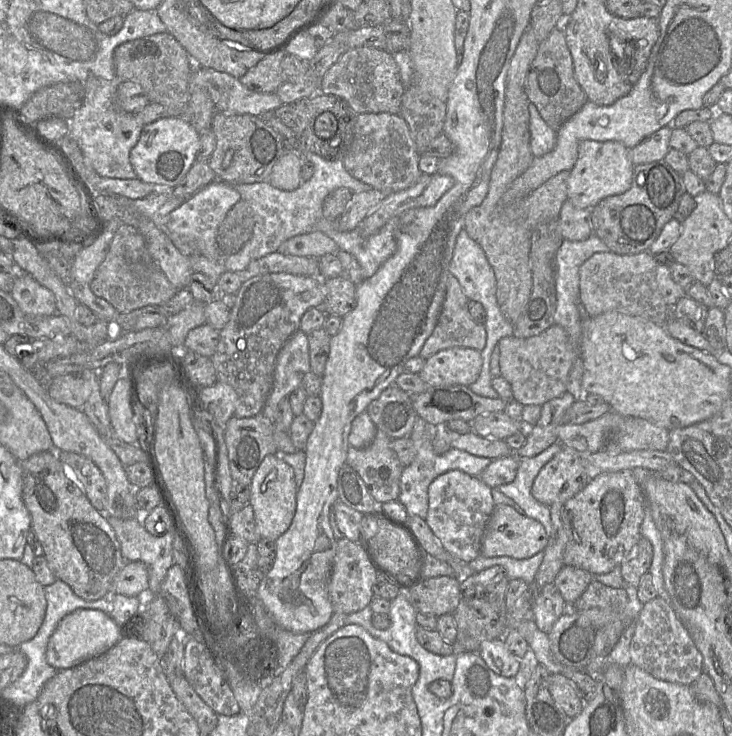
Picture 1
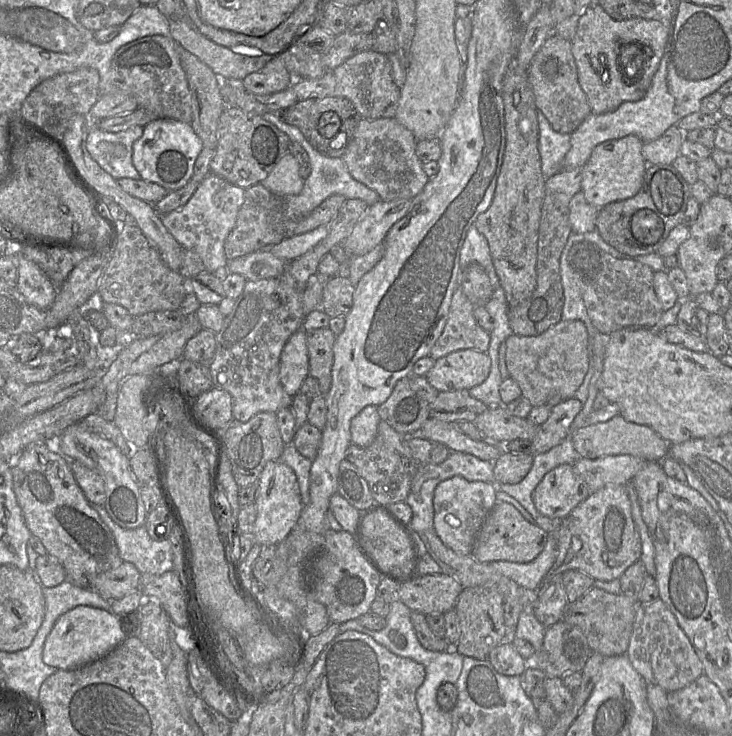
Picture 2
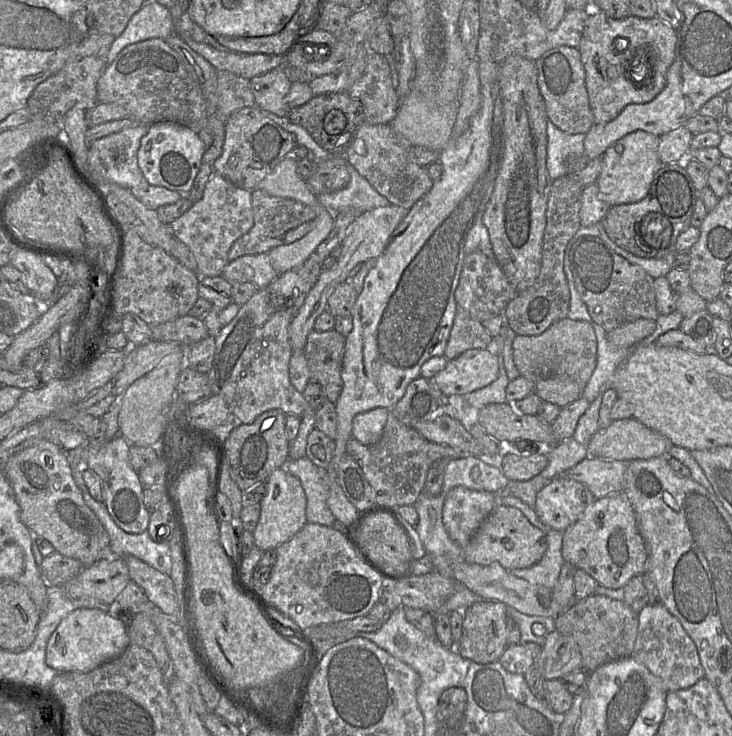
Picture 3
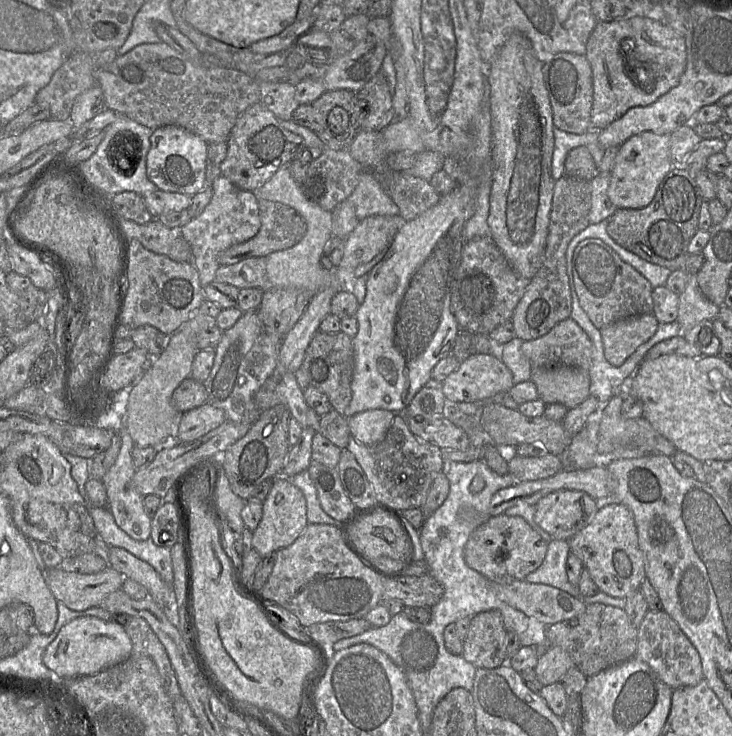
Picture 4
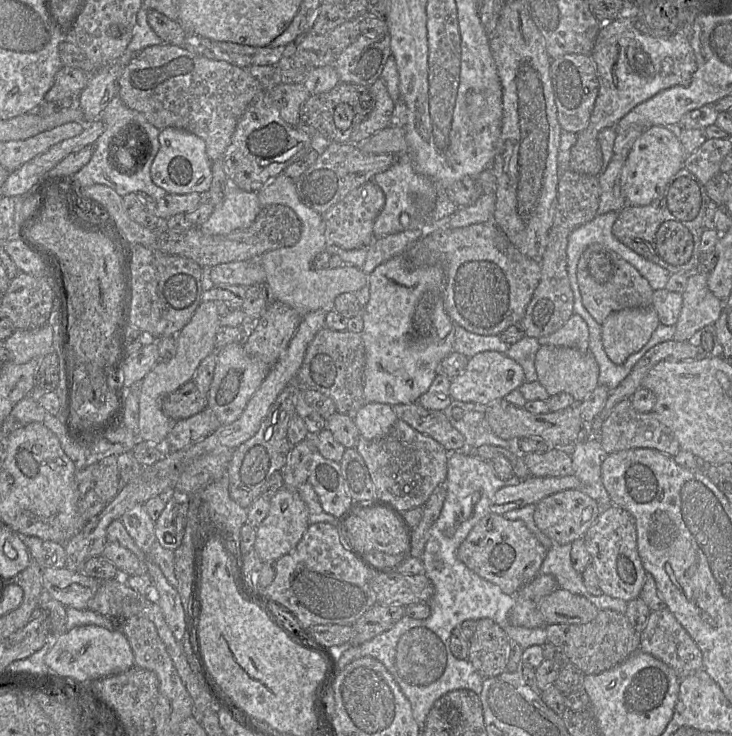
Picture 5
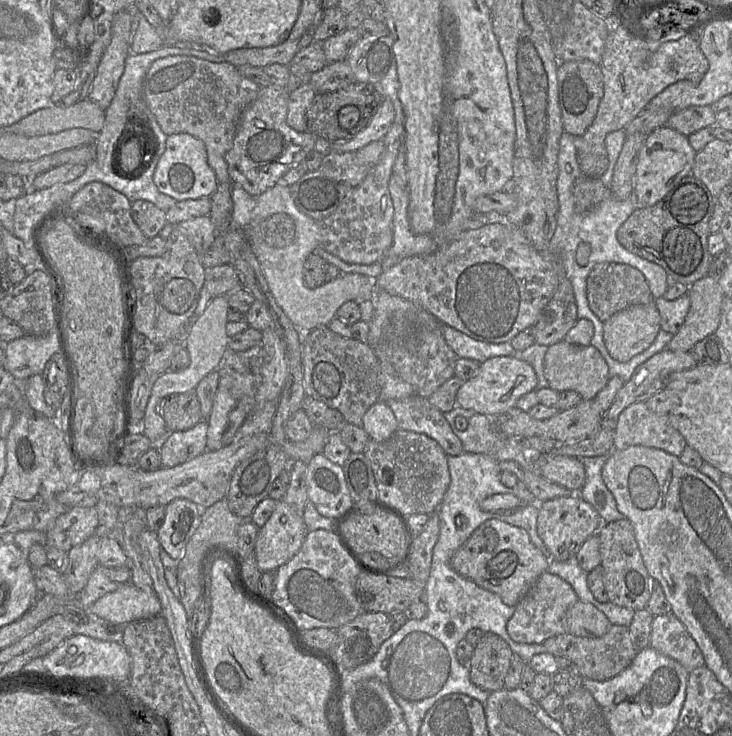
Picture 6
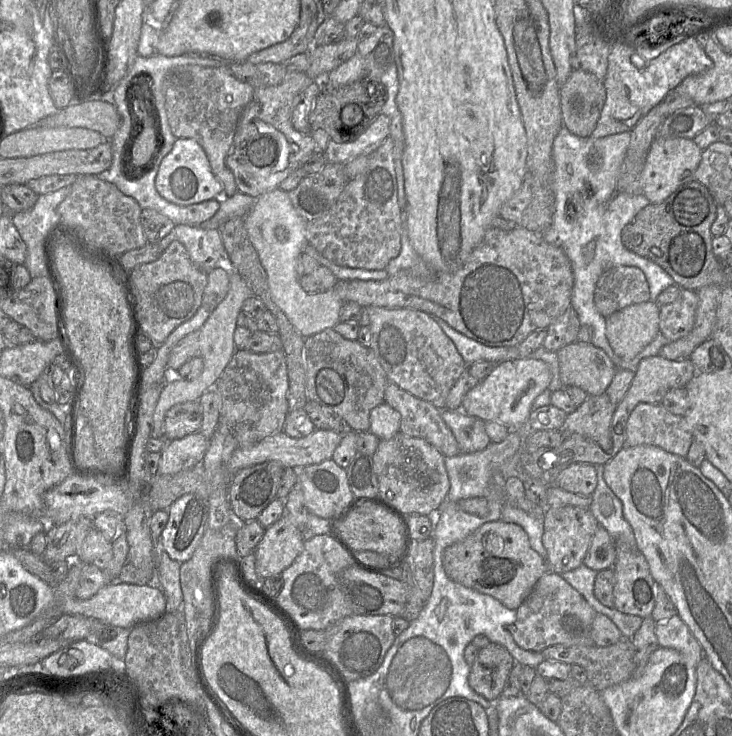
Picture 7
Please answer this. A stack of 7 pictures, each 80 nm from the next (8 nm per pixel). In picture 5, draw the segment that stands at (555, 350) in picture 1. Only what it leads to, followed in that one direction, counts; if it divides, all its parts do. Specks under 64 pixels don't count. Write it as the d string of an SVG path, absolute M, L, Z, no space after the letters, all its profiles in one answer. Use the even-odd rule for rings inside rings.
M574 314L562 328L538 341L541 346L552 345L589 351L589 328L583 318Z

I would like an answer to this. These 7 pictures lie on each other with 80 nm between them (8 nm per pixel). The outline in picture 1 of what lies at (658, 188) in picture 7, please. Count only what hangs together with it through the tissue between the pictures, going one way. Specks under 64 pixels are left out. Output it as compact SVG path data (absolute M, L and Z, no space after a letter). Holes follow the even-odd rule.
M580 141L577 160L569 171L567 200L577 208L591 209L601 199L627 191L631 187L634 168L629 158L630 149L619 141Z

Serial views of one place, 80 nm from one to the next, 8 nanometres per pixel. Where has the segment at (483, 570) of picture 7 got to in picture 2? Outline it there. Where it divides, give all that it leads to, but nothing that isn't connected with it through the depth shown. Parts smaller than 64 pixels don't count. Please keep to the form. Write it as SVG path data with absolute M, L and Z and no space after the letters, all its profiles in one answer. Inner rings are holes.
M497 502L477 535L471 556L480 563L492 561L530 562L545 547L547 535L548 533L536 523L527 521L513 505Z

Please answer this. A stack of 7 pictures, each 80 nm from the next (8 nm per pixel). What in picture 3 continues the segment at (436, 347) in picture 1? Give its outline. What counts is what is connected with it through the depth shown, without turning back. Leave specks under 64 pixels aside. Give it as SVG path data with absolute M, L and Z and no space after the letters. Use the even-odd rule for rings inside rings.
M458 308L443 356L452 360L468 350L487 349L492 340L481 322Z

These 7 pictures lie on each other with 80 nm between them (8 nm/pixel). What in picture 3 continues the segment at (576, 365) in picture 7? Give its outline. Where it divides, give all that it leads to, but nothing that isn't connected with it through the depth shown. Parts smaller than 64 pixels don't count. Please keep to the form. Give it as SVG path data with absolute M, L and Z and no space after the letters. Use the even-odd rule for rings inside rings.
M557 377L536 383L535 393L543 402L563 408L582 397L582 388L571 378Z

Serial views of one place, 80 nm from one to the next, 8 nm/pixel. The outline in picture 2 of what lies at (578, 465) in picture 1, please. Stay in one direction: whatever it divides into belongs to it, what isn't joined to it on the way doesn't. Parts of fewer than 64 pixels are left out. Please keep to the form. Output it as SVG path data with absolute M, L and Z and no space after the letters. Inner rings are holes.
M561 464L544 475L532 493L532 500L539 513L561 520L591 493L573 464Z

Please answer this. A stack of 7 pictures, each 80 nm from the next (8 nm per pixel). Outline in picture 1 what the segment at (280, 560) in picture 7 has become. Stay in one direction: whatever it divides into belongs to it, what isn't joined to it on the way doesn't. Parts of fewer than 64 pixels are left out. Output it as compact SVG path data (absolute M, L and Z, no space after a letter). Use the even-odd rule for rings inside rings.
M279 453L267 455L250 485L250 501L254 511L254 519L259 538L276 541L291 525L296 509L295 474Z

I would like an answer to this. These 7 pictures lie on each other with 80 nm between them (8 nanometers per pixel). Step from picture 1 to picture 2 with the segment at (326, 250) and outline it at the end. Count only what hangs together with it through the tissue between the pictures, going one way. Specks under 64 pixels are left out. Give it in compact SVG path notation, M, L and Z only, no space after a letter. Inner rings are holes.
M330 224L322 225L313 231L285 239L281 243L272 246L270 252L288 263L292 262L328 237L329 226Z

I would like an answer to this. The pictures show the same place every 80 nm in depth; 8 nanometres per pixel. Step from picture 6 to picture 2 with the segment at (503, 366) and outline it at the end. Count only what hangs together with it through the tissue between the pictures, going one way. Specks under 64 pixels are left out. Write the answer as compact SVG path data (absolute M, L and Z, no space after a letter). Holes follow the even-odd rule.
M459 350L437 359L425 377L439 392L470 390L488 378L491 363L487 352Z

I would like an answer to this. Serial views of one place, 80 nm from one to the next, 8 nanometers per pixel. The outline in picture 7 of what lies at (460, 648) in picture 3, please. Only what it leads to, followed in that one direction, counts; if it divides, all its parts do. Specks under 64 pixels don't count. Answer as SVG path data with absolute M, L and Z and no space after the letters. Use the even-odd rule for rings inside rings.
M490 642L479 650L470 666L470 687L490 702L495 702L502 695L514 663L514 658L504 646Z

